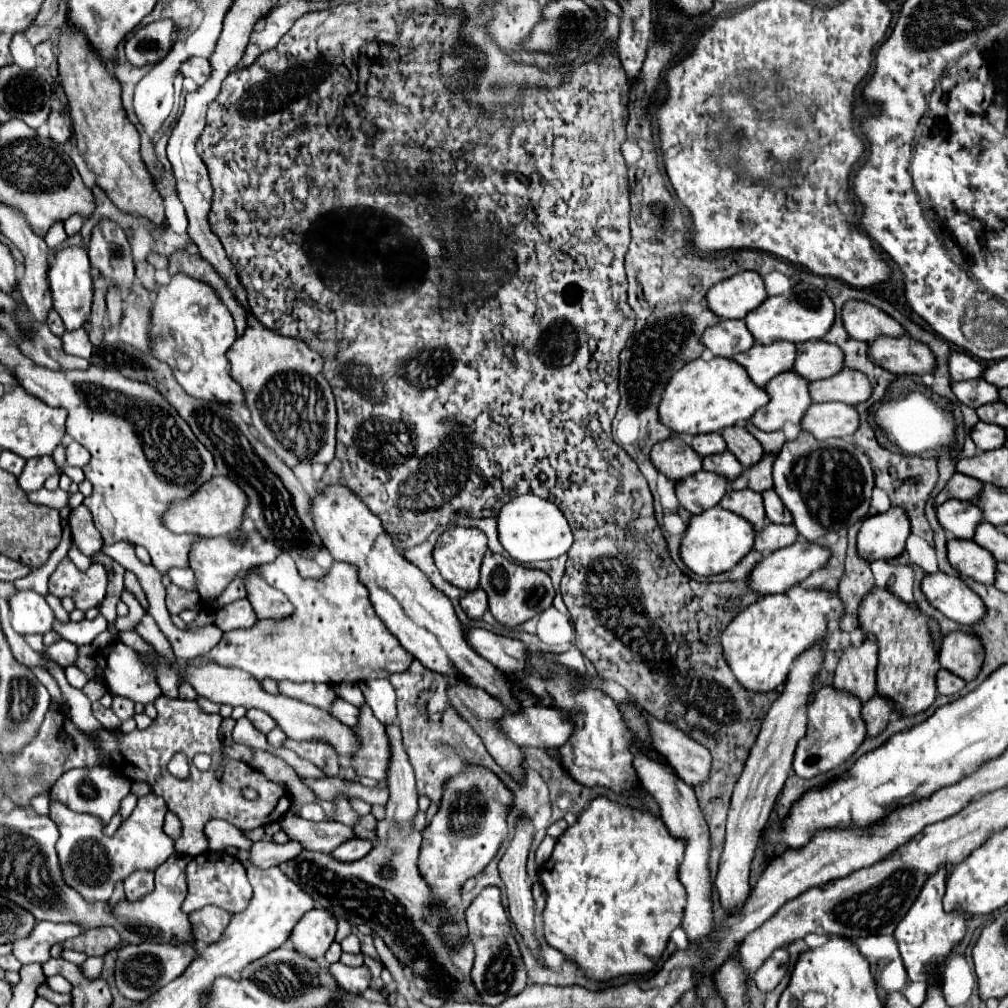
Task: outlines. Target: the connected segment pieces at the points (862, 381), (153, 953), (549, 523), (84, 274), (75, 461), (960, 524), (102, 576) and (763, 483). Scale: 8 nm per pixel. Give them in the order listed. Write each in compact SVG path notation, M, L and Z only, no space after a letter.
M845 367L833 377L809 383L809 395L813 403L839 401L845 405L857 405L871 397L871 383L863 373Z
M143 943L143 945L125 945L117 949L117 963L115 963L115 987L117 991L133 1001L141 1003L143 999L149 999L155 991L177 979L195 959L197 951L191 945L157 945L157 943Z
M521 495L511 499L497 515L497 527L499 527L499 541L505 547L505 551L515 559L517 563L533 563L533 561L545 561L545 559L557 559L559 555L565 555L573 543L573 535L569 529L569 523L561 509L537 495Z
M69 247L55 255L53 265L49 269L49 281L51 281L51 293L53 293L53 309L61 315L65 329L75 331L81 329L91 311L91 299L93 299L93 281L91 281L91 265L87 259L87 251L81 247Z
M71 441L67 445L65 455L67 455L67 465L73 465L73 467L85 467L87 461L89 461L89 457L91 457L89 451L83 445L79 445L77 441Z
M949 499L943 505L939 505L935 513L947 537L957 537L957 539L973 539L975 527L983 521L979 507L975 507L969 501Z
M65 557L49 577L49 591L59 599L73 597L77 609L81 611L99 607L105 597L105 587L107 573L101 563L91 563L91 567L85 573L81 573L71 563L71 559Z
M765 455L761 459L759 465L745 469L733 483L731 489L753 489L757 493L763 493L767 489L773 489L773 477L771 477L771 469L773 469L773 459L771 455Z

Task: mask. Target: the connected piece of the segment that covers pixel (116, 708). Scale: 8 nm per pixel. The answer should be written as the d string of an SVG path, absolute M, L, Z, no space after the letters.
M113 695L113 705L111 705L111 709L113 709L113 713L115 713L121 721L125 721L125 719L129 719L129 717L135 715L135 711L133 711L133 701L123 699L123 697L119 697L119 695Z

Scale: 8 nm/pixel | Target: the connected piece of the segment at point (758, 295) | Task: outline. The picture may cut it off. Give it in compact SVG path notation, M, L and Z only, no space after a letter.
M743 271L743 273L737 273L725 281L719 281L717 285L713 285L707 291L705 299L707 299L707 307L721 319L745 319L745 315L749 311L753 311L767 299L767 293L765 293L765 285L763 285L763 279L759 273Z

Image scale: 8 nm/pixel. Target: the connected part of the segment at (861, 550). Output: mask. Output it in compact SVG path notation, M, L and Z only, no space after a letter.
M899 507L867 517L857 535L857 555L869 563L899 557L905 551L909 527L909 519Z

